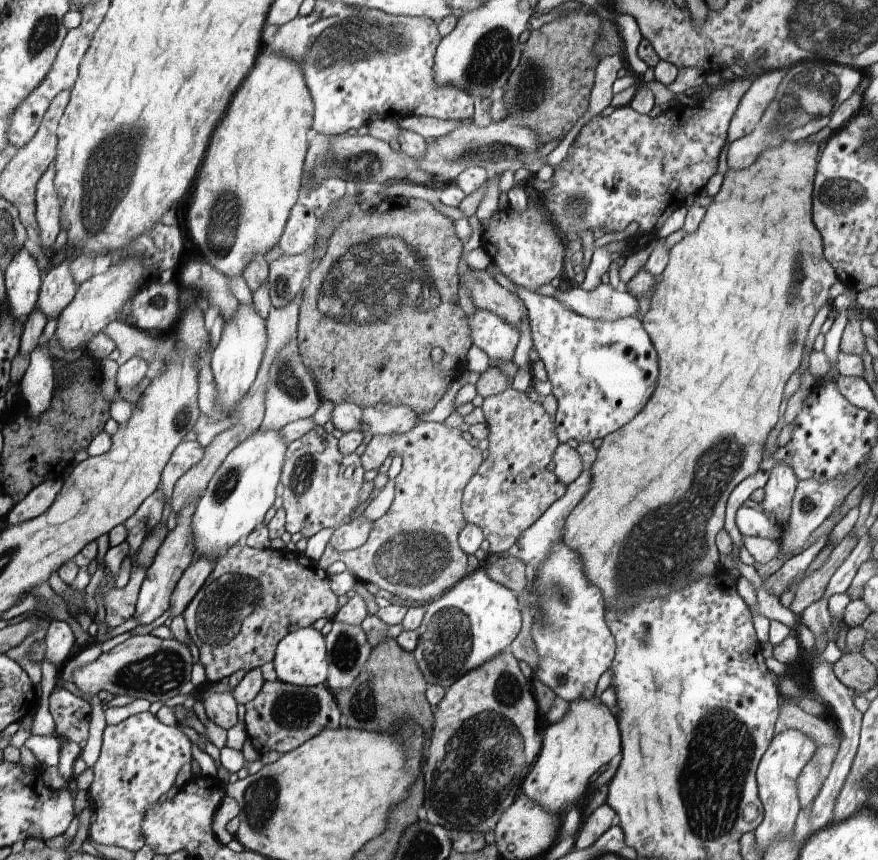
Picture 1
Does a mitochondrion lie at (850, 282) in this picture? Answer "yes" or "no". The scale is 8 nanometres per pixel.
no

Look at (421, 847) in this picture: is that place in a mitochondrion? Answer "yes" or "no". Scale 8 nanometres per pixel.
yes

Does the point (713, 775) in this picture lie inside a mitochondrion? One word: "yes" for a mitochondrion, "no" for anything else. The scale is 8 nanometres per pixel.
yes

